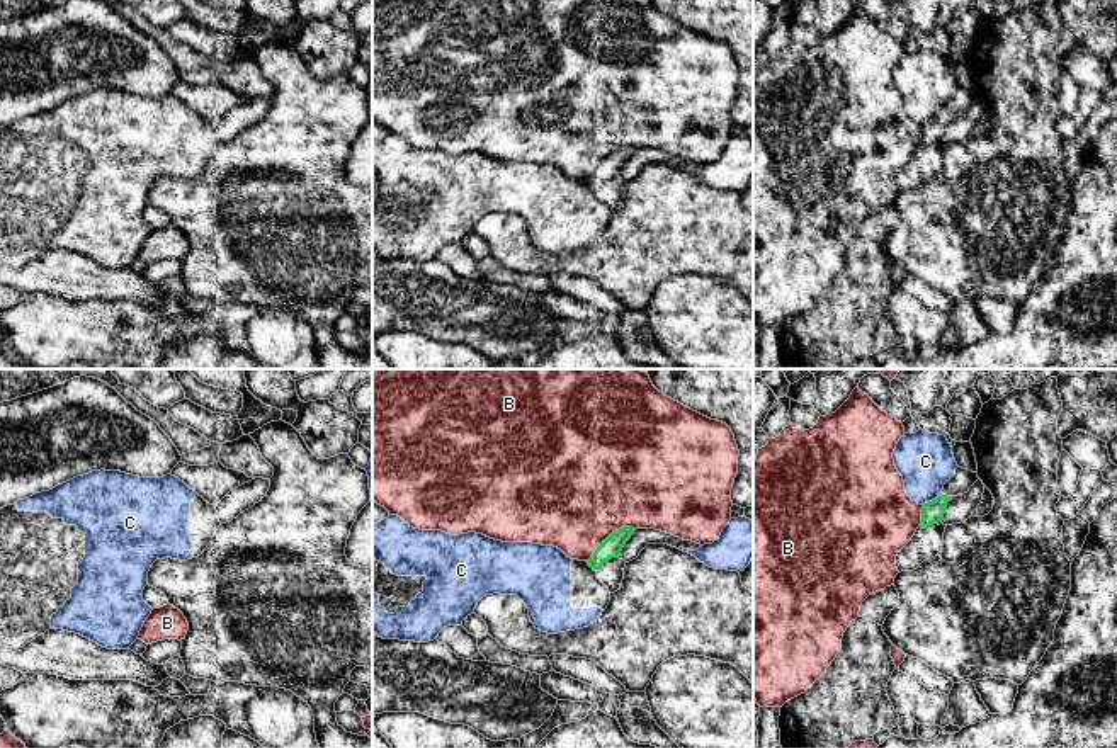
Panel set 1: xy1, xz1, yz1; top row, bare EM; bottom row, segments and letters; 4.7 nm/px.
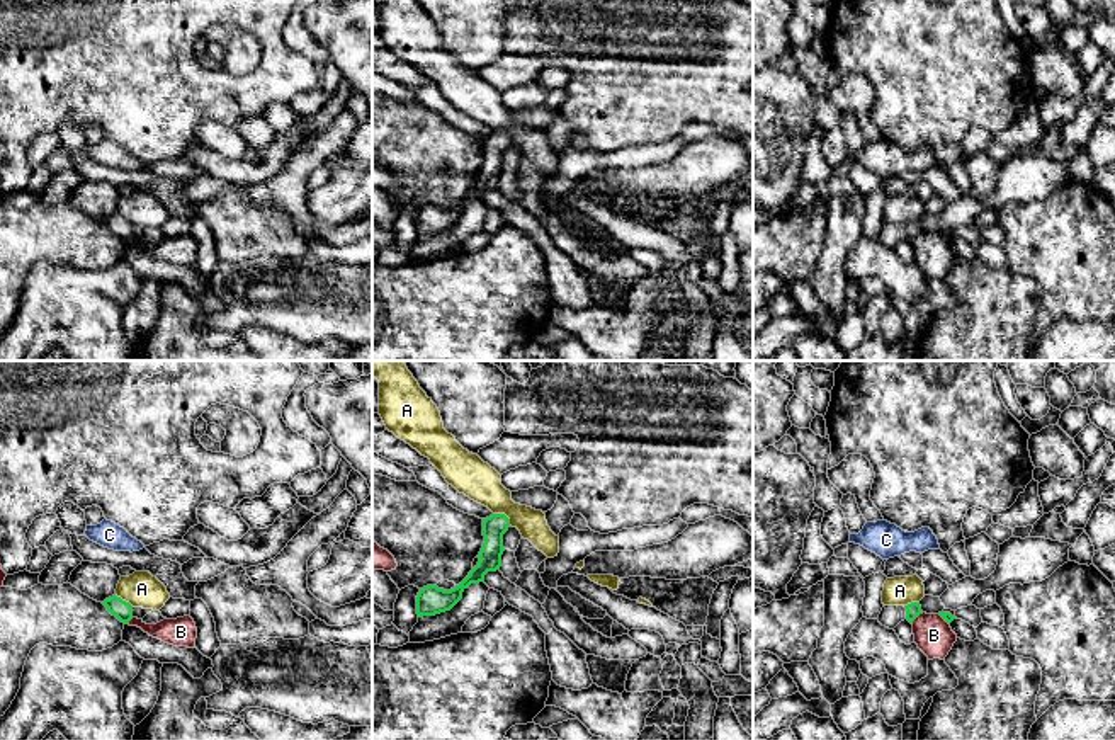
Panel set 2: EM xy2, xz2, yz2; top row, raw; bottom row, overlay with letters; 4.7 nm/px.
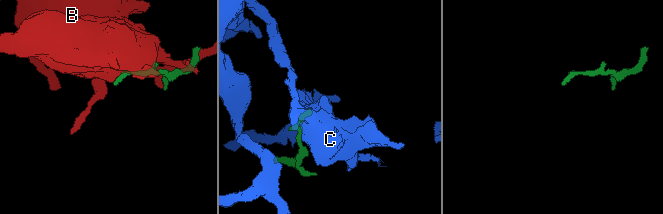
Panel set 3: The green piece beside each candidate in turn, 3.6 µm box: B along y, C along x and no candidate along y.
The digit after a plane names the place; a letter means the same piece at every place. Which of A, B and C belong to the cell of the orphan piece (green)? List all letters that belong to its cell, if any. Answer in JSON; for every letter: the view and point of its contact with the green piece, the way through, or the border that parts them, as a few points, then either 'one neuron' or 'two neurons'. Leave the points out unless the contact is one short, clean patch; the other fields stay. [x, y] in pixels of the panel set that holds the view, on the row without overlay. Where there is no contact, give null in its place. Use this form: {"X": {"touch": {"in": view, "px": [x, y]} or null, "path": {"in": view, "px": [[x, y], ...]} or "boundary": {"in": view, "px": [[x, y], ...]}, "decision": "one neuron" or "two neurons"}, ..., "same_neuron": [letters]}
{"A": {"touch": {"in": "xz2", "px": [503, 133]}, "boundary": {"in": "xz2", "px": [[493, 131], [502, 131], [510, 143]]}, "decision": "two neurons"}, "B": {"touch": {"in": "xz1", "px": [609, 155]}, "decision": "two neurons"}, "C": {"touch": {"in": "yz1", "px": [932, 119]}, "decision": "two neurons"}, "same_neuron": []}

